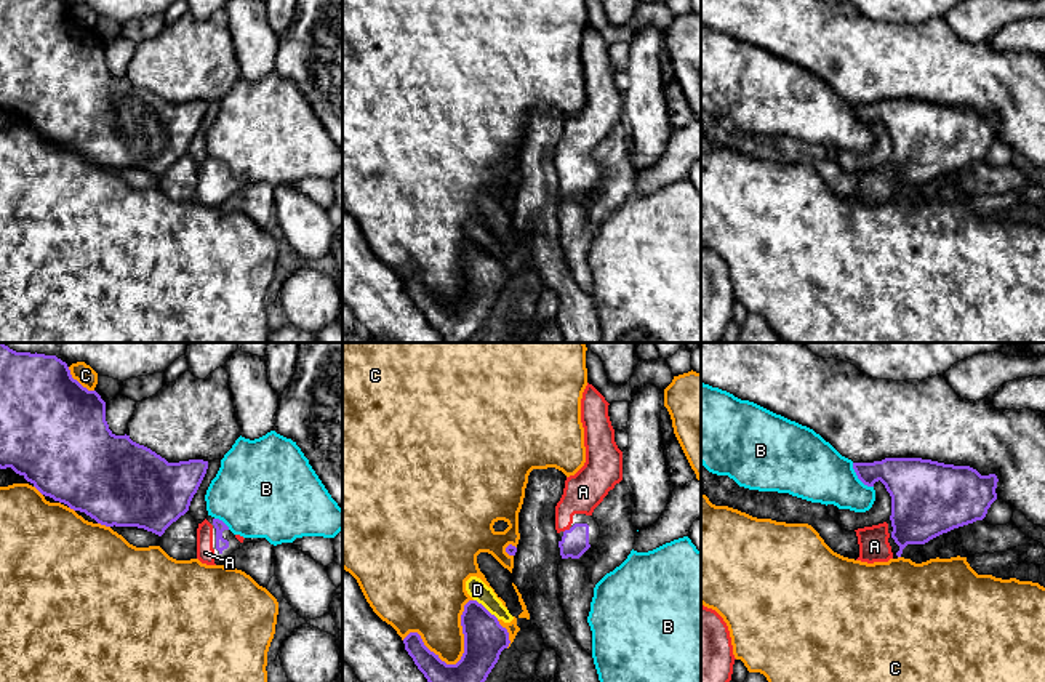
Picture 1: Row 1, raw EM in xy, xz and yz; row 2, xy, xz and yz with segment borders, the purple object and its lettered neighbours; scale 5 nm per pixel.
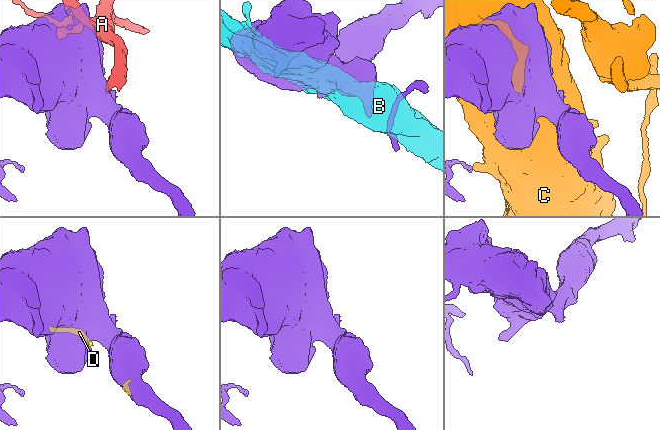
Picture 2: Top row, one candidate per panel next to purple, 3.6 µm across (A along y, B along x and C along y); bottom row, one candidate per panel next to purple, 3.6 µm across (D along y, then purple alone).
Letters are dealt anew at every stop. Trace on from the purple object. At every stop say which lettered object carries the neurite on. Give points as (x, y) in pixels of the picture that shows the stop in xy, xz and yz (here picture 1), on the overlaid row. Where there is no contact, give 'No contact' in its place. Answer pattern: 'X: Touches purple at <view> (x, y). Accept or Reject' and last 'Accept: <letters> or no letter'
A: Touches purple at xz (567, 530). Accept
B: Touches purple at yz (858, 477). Reject
C: Touches purple at xz (461, 658). Reject
D: Touches purple at xz (485, 609). Reject
Accept: A

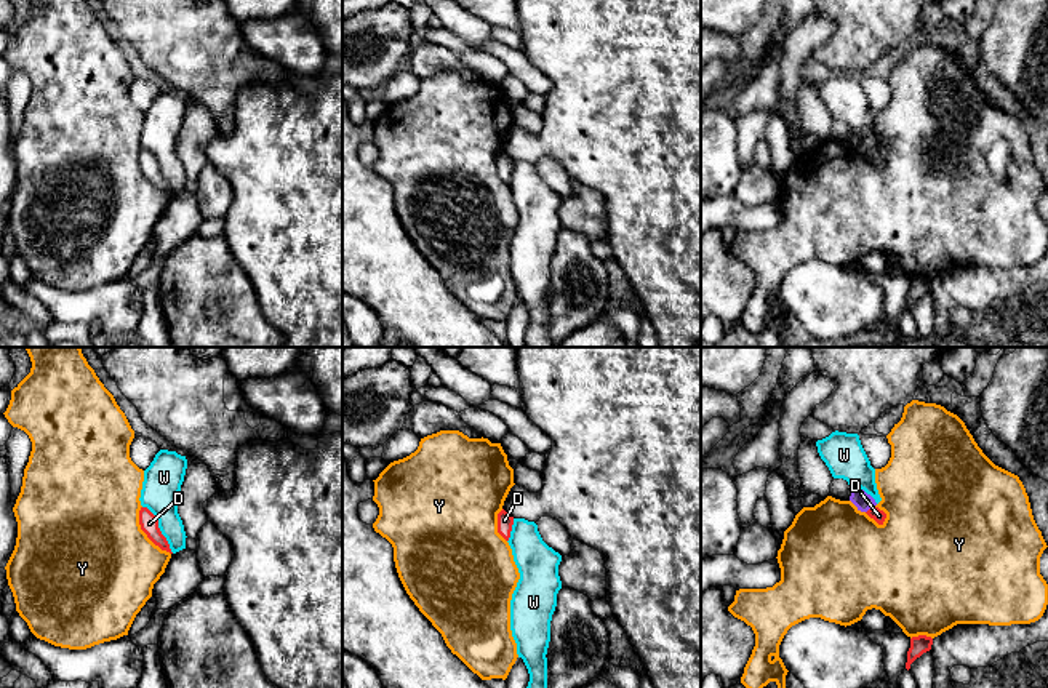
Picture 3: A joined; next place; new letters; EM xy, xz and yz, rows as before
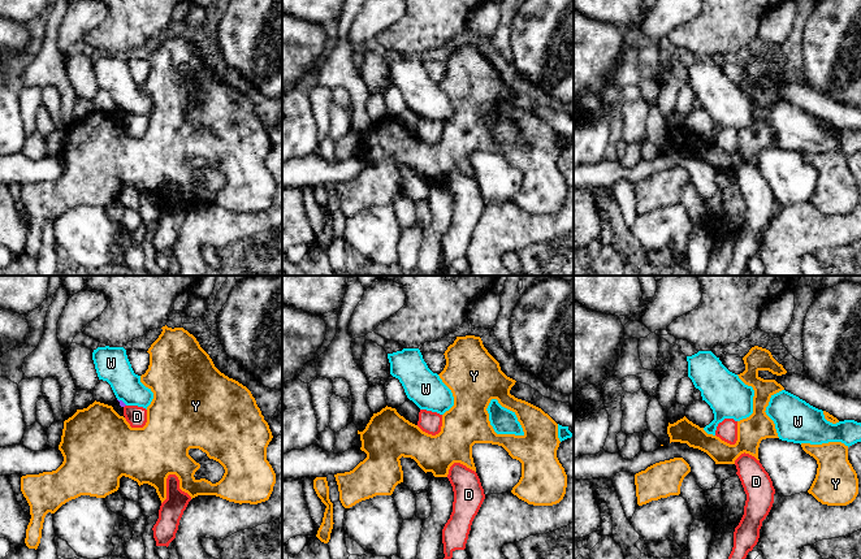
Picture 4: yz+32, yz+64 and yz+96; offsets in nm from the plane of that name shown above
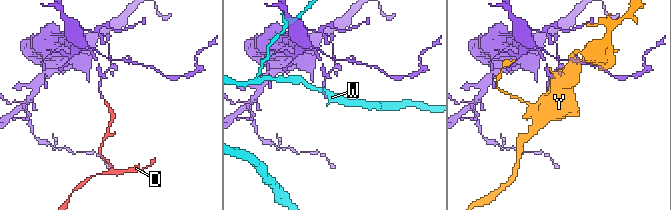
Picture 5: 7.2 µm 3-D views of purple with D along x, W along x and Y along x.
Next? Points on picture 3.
D: Touches purple at yz (869, 508). Reject
W: Touches purple at yz (864, 492). Reject
Y: Touches purple at yz (858, 508). Reject
Accept: no letter

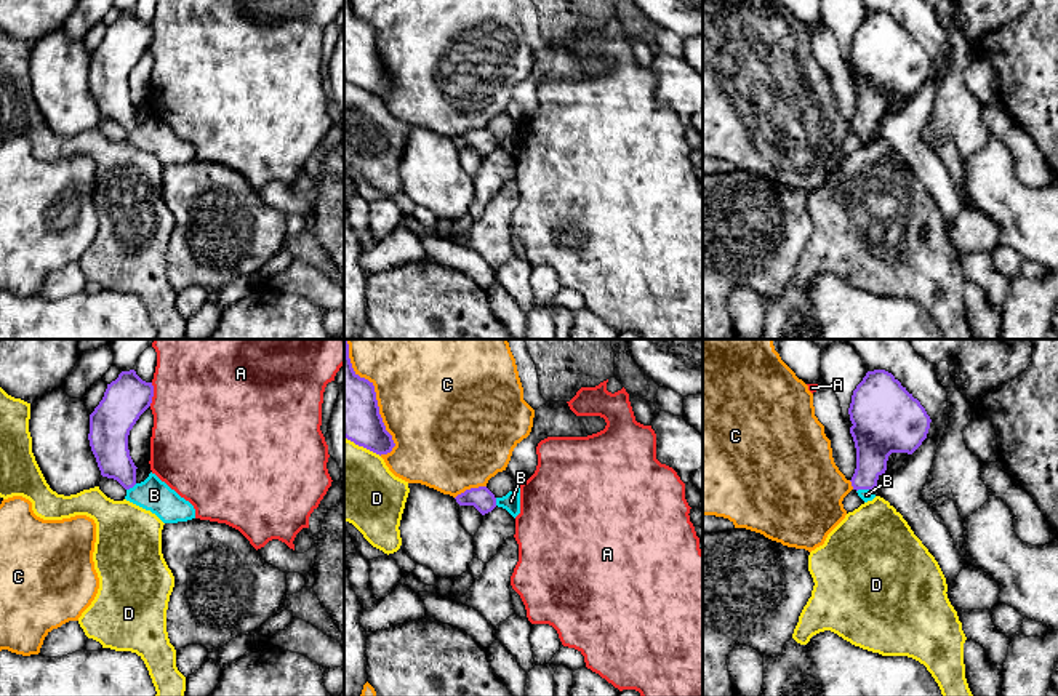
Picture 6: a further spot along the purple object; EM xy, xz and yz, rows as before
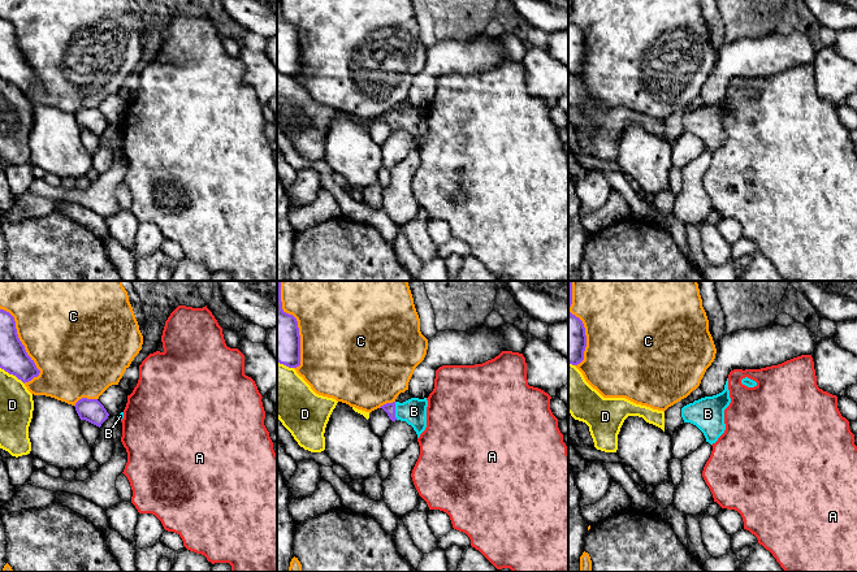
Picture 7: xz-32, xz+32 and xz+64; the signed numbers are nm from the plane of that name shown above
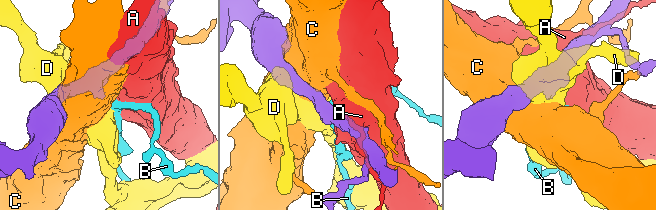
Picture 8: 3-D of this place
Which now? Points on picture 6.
A: Touches purple at xy (152, 394). Reject
B: Touches purple at yz (863, 488). Accept
C: Touches purple at xz (375, 396). Reject
D: Touches purple at xz (362, 445). Reject
Accept: B

